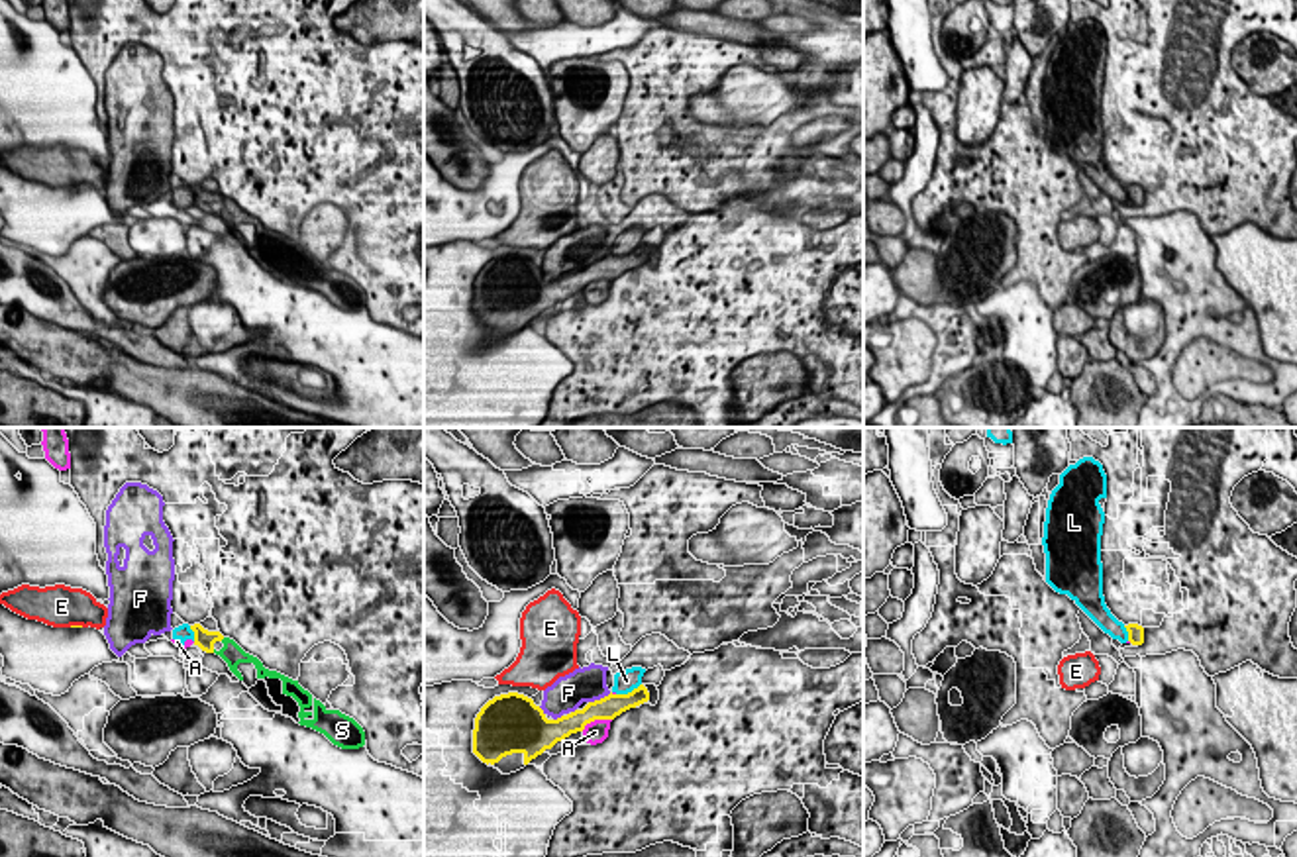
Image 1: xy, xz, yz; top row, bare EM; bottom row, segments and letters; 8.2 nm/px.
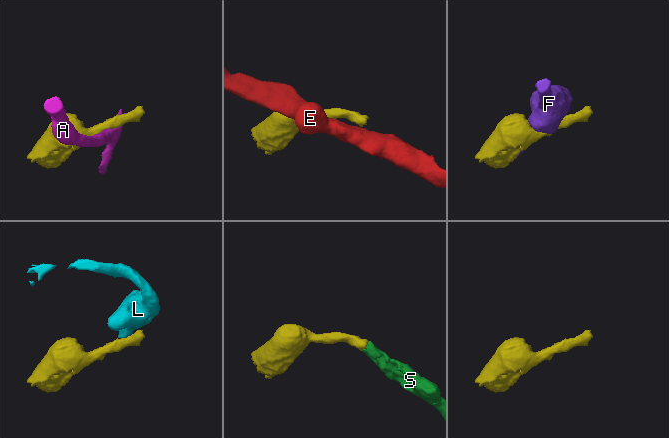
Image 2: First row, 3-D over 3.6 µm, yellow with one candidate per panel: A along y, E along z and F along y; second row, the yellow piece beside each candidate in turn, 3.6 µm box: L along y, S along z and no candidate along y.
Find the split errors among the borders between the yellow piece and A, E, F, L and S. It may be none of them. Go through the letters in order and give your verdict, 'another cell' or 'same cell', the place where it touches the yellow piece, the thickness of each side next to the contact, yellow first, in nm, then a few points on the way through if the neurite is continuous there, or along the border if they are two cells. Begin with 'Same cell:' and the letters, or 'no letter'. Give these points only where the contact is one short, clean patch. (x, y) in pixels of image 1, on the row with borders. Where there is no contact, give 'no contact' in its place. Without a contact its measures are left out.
Same cell: S
A: another cell | xz (595, 718) | 190/190 nm
E: another cell | xy (77, 626) | 30/360 nm | along xy (69, 626), (83, 626)
F: another cell | xz (601, 699) | 190/280 nm
L: another cell | xz (628, 693) | 190/180 nm | along xz (640, 683), (617, 695)
S: same cell | no contact

